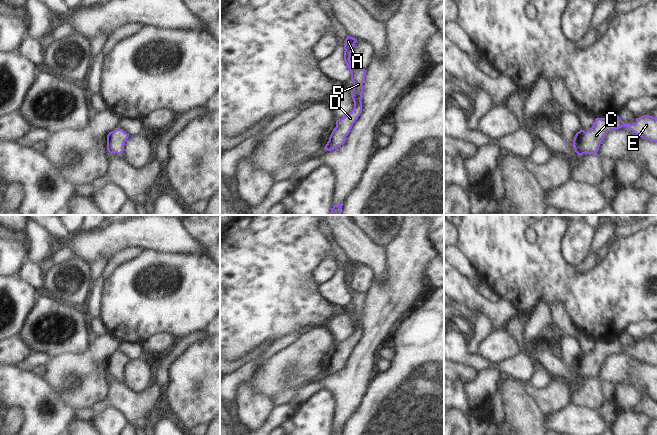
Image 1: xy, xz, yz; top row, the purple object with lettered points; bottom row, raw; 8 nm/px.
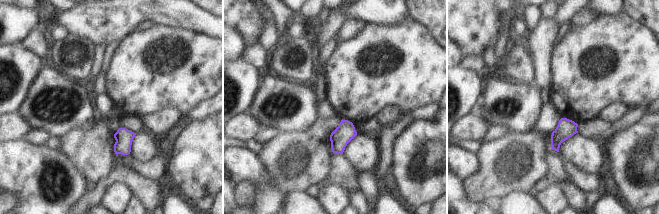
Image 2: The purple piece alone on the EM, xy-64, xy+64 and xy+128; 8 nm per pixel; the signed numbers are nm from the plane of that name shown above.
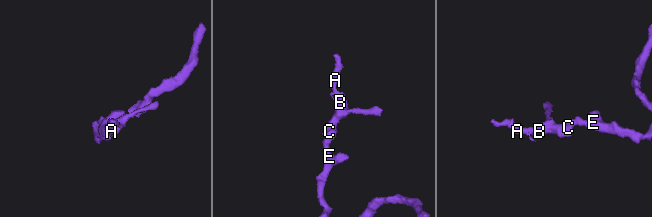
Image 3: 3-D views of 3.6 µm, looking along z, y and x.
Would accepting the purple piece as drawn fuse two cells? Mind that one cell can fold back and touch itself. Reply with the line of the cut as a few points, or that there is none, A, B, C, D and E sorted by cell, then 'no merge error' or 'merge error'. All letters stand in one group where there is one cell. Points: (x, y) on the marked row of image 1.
cut none; groups A B C D E; no merge error

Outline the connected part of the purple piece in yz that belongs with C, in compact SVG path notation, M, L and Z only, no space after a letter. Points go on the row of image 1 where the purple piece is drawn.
M616 115L611 118L596 118L593 126L586 132L580 130L576 133L573 140L575 152L582 156L583 154L597 154L601 142L606 134L612 130L622 127L629 128L636 135L645 140L657 143L657 118L643 115L636 118L635 123L624 123Z

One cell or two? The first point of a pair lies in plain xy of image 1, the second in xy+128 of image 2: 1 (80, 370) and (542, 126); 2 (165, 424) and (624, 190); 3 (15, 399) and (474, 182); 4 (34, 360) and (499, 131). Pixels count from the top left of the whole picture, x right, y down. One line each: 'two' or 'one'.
1: two
2: two
3: two
4: one

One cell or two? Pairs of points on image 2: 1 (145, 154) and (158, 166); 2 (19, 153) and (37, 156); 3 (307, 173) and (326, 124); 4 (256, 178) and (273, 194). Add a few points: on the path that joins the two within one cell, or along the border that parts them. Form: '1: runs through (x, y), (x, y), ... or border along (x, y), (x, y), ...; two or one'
1: border along (128, 154), (145, 161), (158, 155); two
2: runs through (23, 156), (33, 156); one
3: runs through (307, 161), (307, 153), (318, 136); one
4: runs through (260, 181), (269, 190); one

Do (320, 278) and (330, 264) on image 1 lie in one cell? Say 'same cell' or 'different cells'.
same cell

